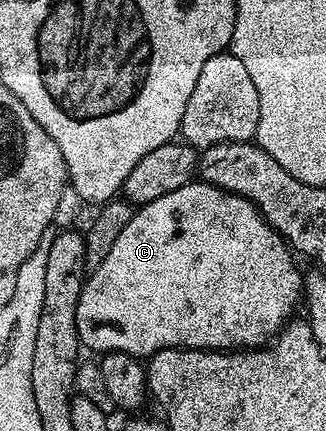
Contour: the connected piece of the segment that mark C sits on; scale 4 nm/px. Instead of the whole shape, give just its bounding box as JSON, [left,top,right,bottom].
[76,181,304,357]

